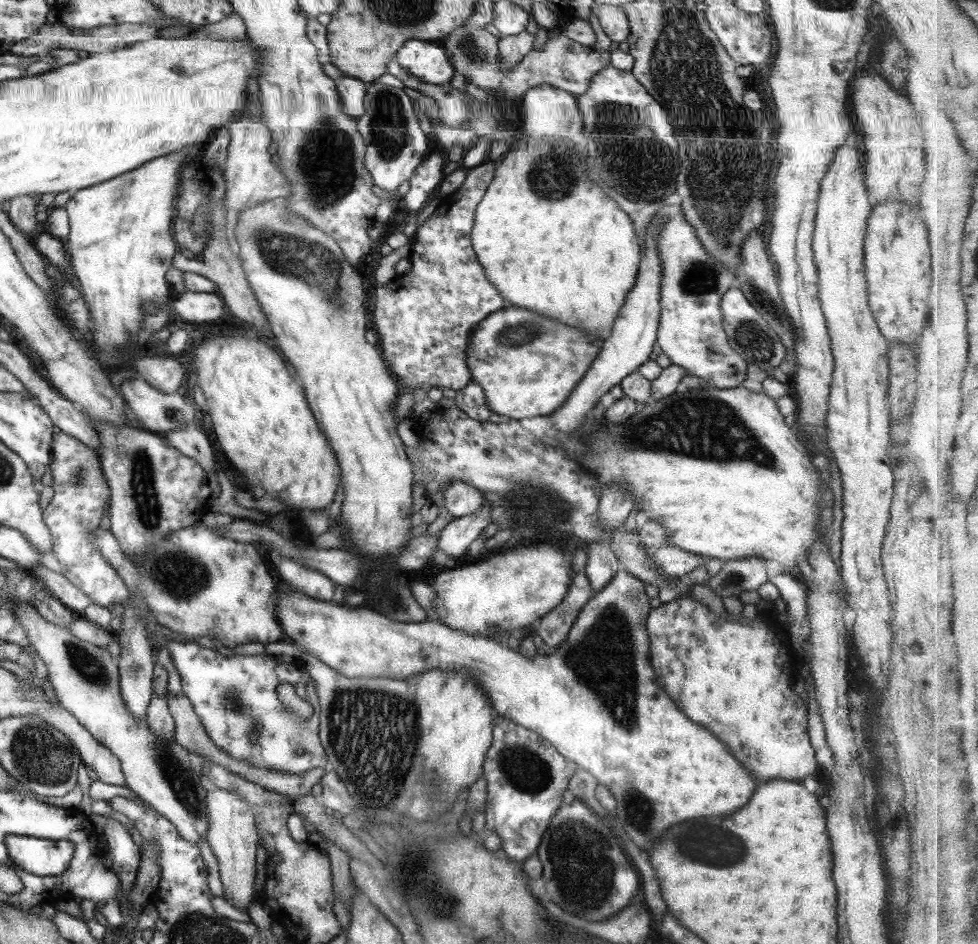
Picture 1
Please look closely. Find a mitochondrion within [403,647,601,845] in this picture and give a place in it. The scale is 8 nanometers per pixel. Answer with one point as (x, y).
(526, 771)

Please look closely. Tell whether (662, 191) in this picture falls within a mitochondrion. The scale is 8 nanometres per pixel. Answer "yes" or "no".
yes

